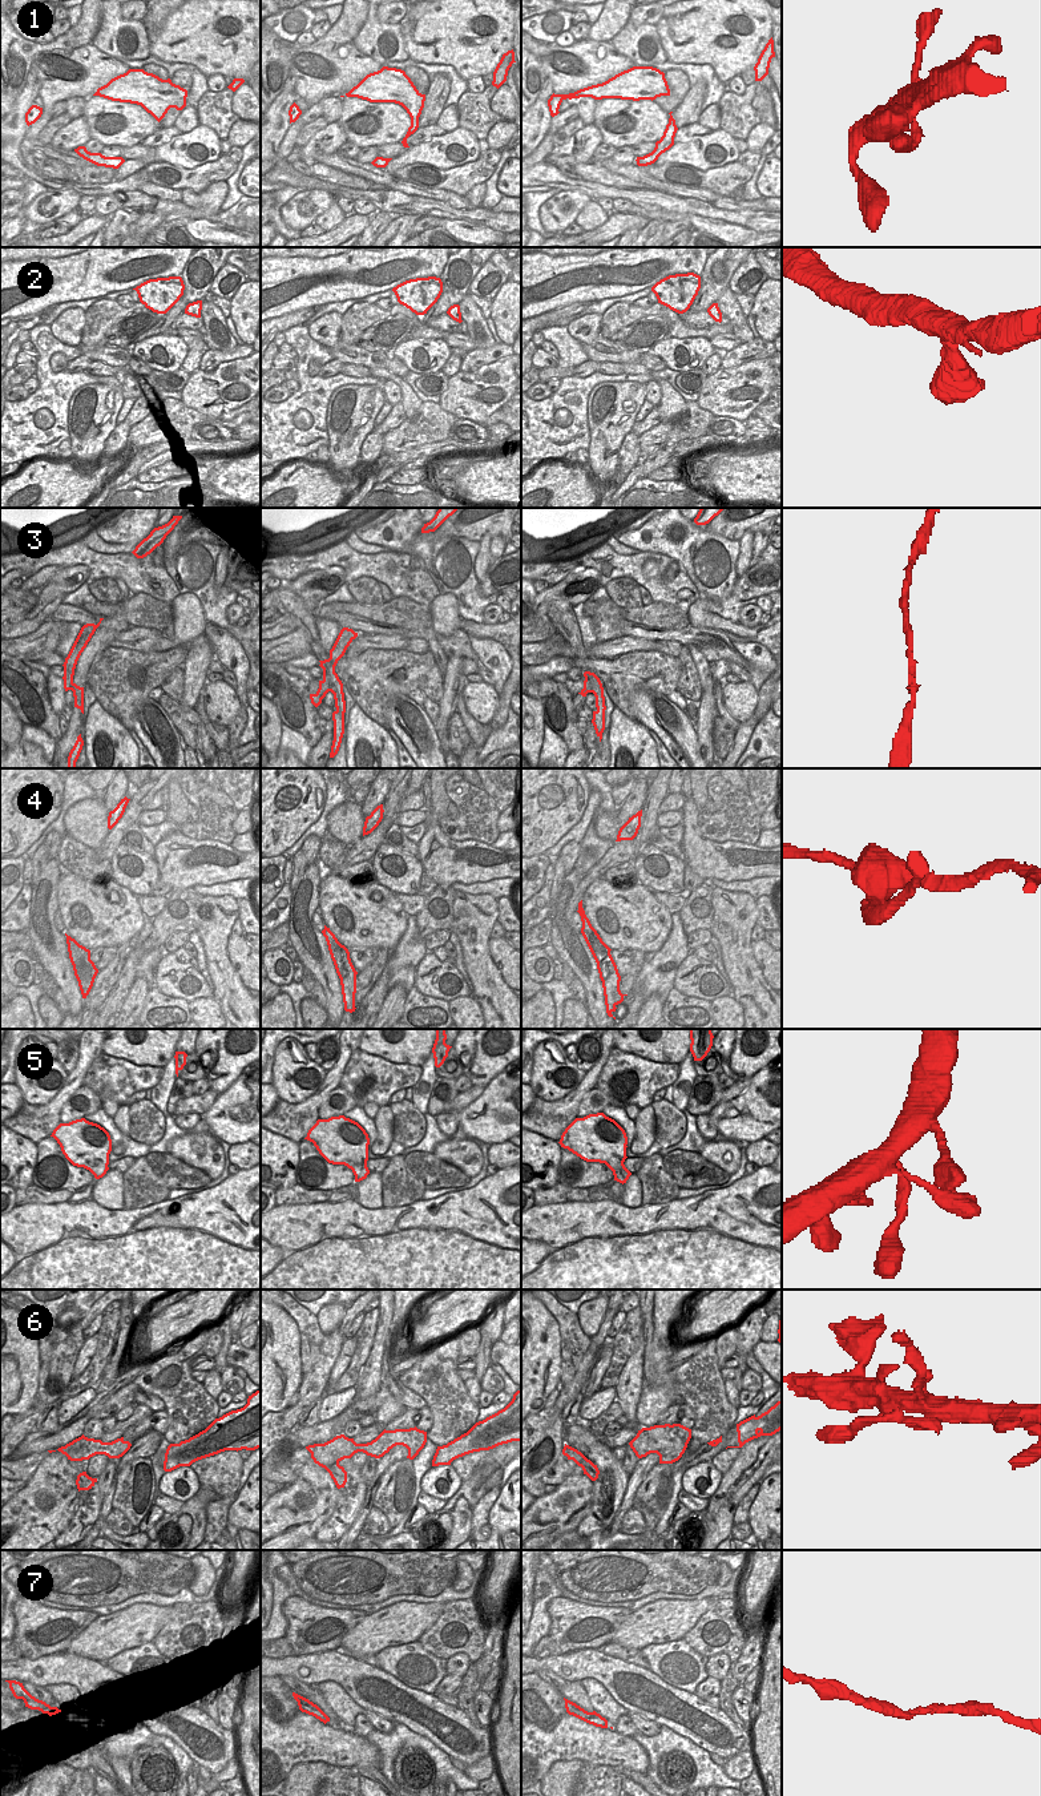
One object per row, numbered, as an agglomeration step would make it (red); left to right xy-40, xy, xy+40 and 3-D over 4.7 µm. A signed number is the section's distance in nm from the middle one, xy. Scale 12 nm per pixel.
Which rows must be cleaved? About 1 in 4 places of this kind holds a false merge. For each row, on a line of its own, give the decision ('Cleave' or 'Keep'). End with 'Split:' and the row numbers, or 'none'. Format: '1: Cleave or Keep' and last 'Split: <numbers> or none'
1: Keep
2: Keep
3: Cleave
4: Cleave
5: Keep
6: Keep
7: Keep
Split: 3, 4.

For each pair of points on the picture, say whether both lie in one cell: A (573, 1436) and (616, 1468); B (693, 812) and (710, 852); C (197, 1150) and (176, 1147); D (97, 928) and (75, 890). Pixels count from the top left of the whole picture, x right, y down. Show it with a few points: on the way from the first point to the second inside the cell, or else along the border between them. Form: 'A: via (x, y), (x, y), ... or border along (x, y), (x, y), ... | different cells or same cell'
A: via (584, 1441), (605, 1461) | same cell
B: via (692, 822), (693, 835), (701, 843) | same cell
C: via (192, 1147), (181, 1147) | same cell
D: via (93, 919), (88, 908), (79, 899) | same cell

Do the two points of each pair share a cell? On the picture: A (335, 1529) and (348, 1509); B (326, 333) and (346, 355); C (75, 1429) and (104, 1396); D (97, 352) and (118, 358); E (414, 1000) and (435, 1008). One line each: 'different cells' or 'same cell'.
A: same cell
B: different cells
C: same cell
D: same cell
E: same cell

